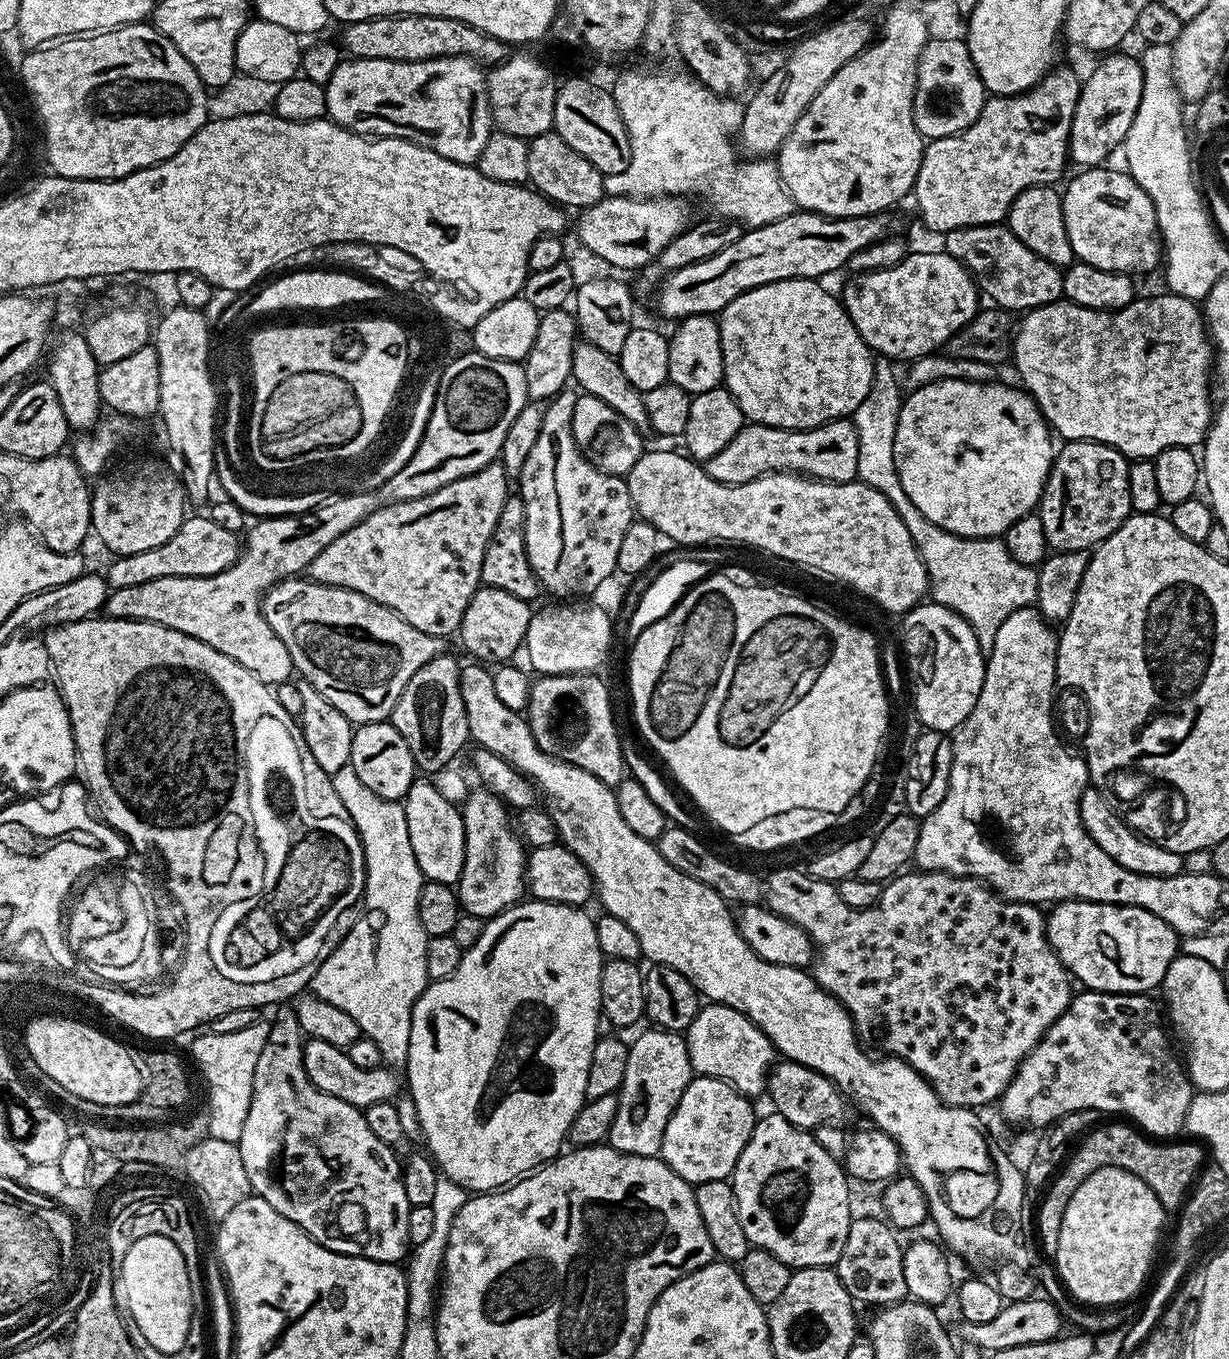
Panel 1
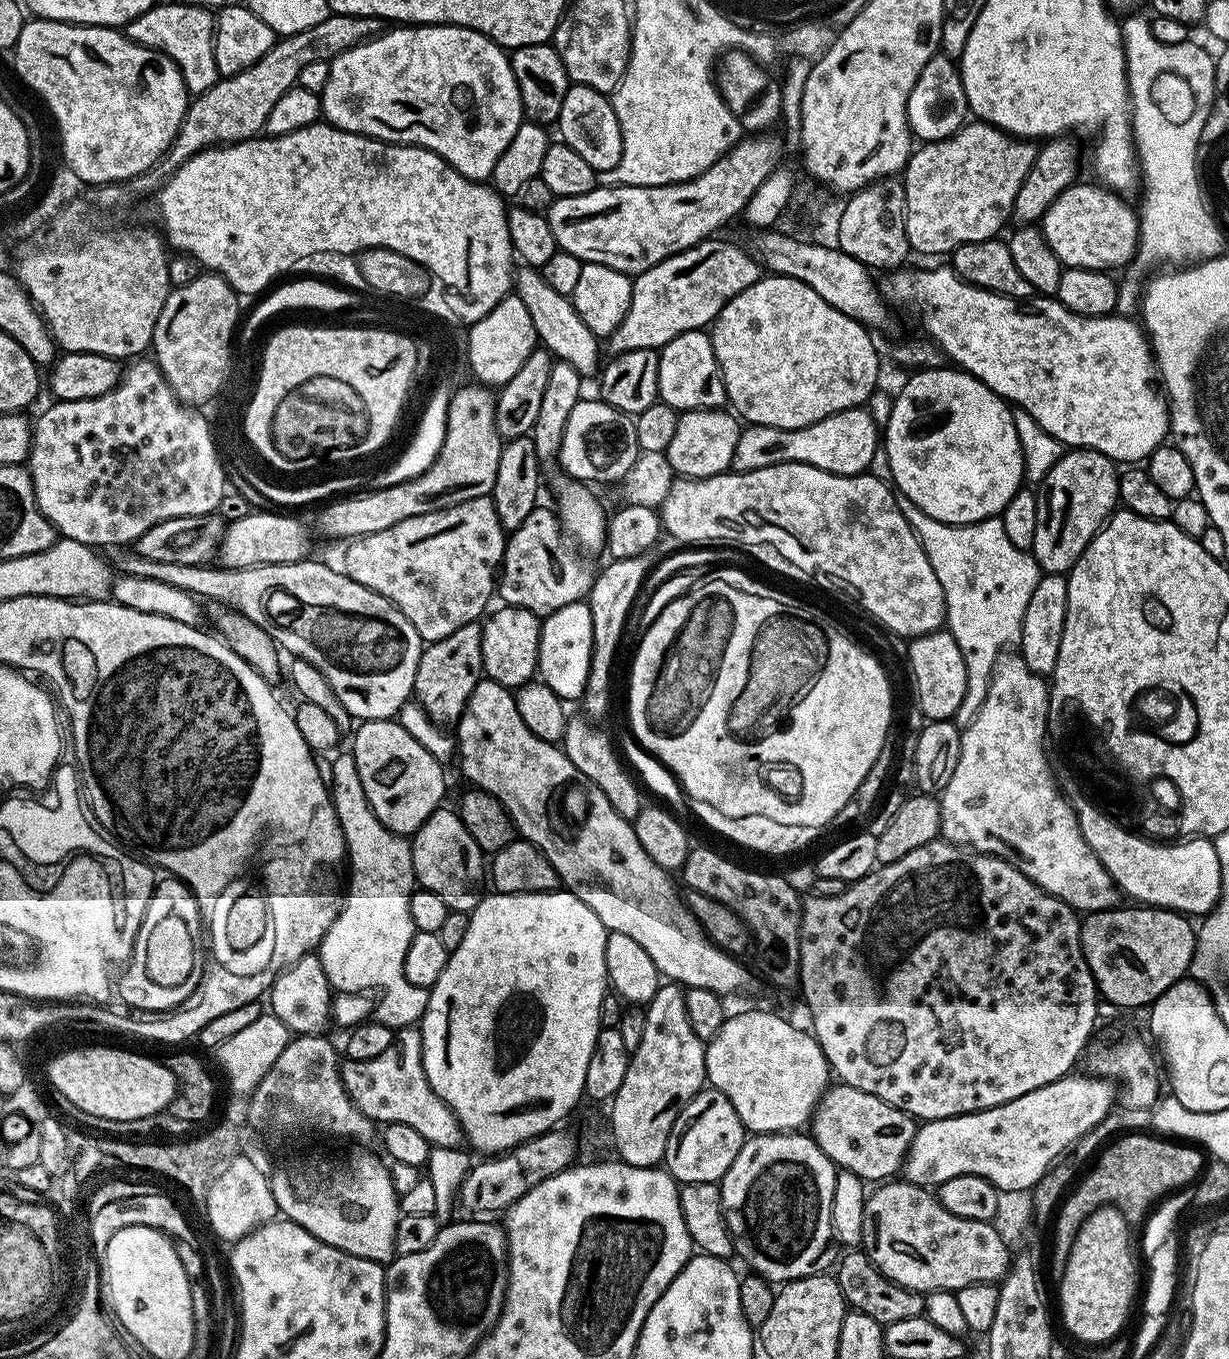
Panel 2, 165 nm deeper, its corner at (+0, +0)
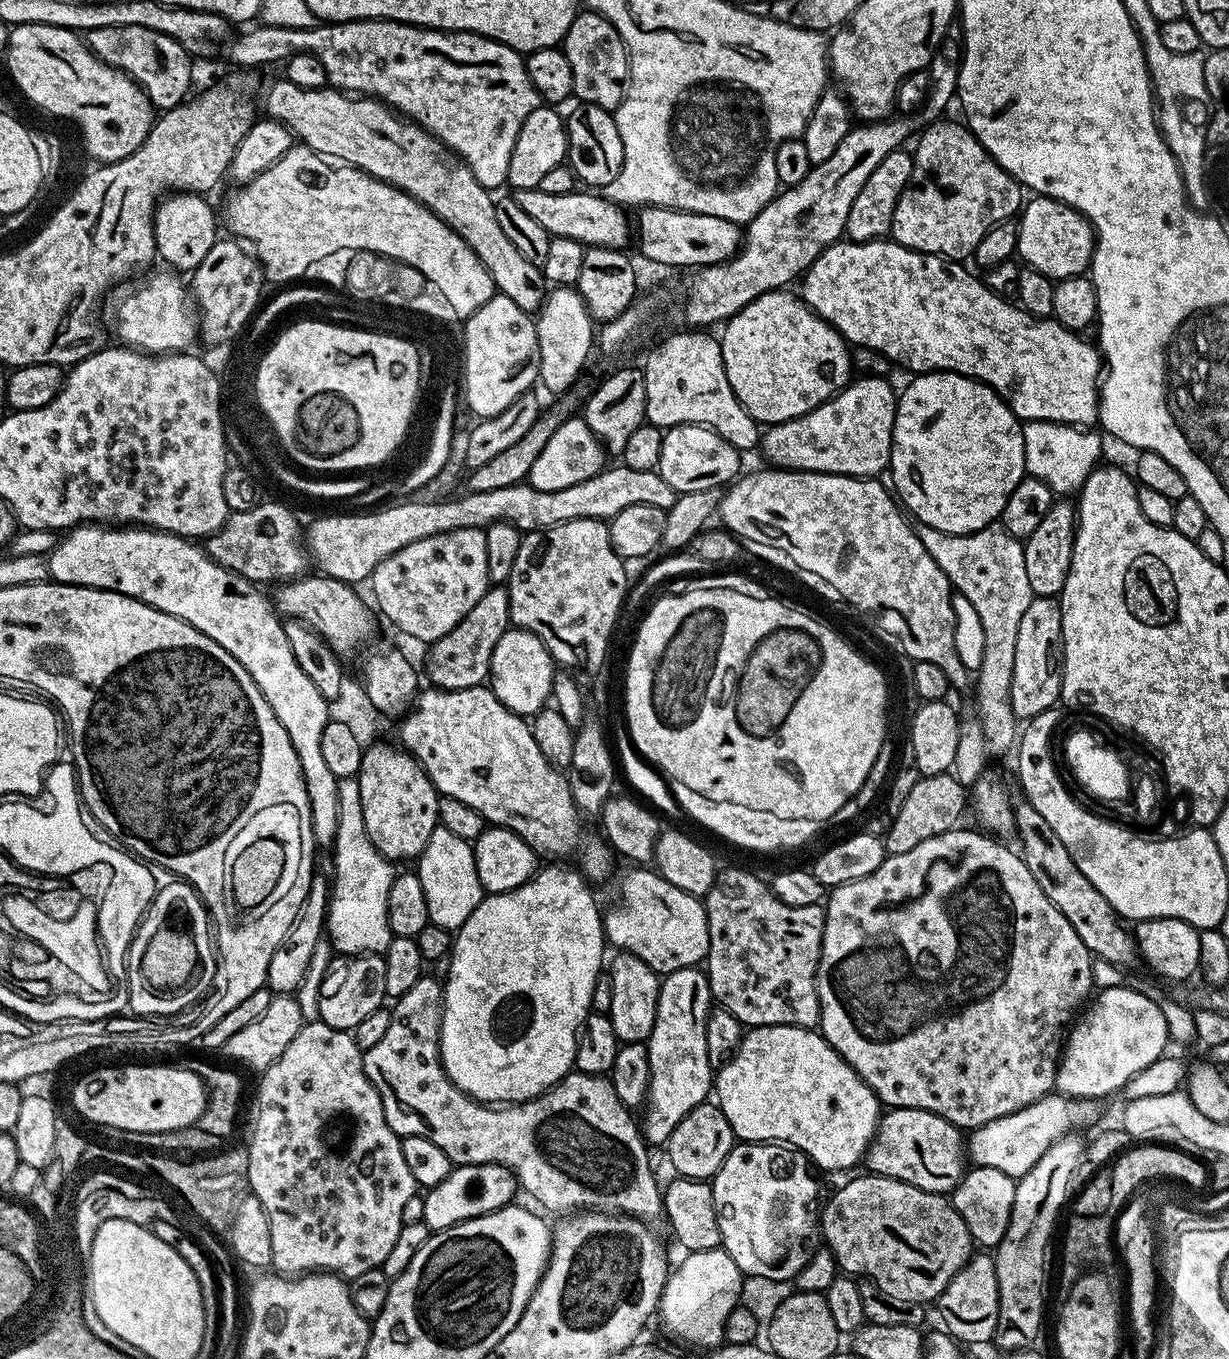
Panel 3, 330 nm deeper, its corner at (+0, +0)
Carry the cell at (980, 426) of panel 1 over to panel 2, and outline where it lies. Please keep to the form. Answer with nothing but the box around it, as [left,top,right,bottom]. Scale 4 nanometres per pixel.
[882,366,1025,524]

